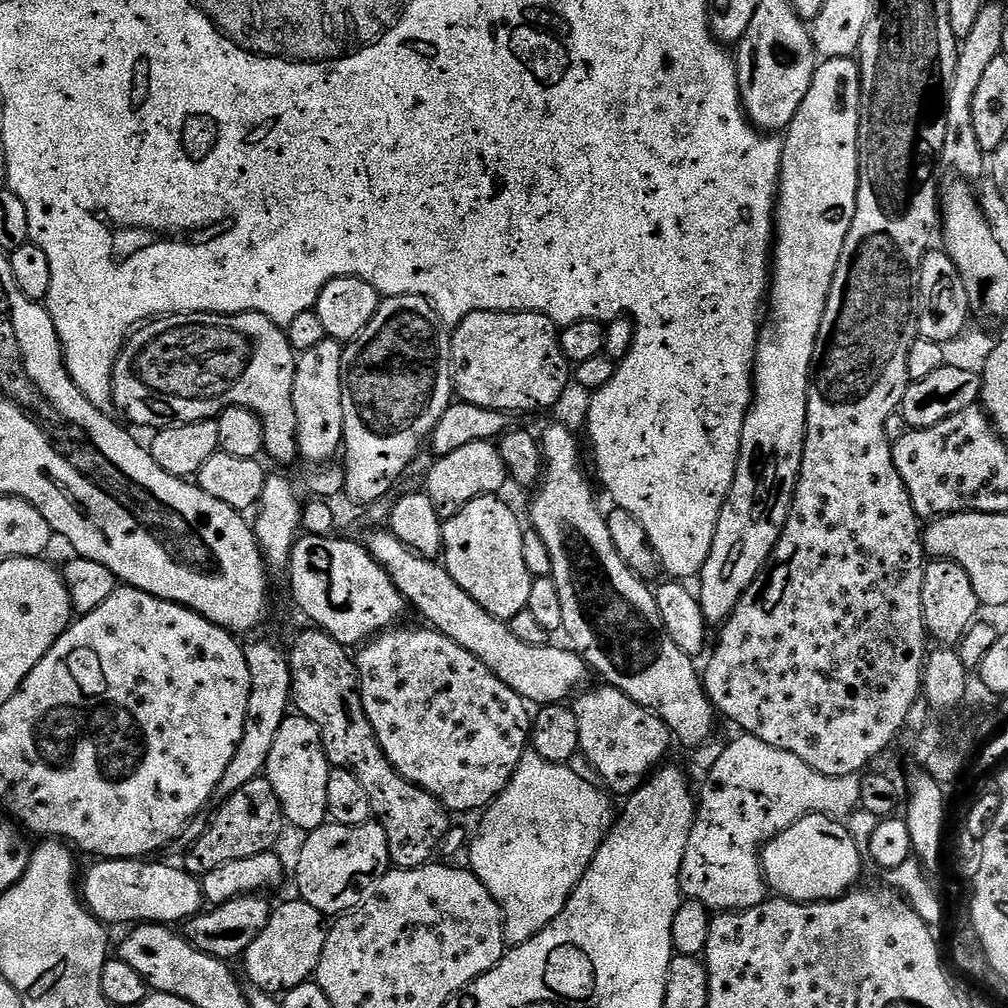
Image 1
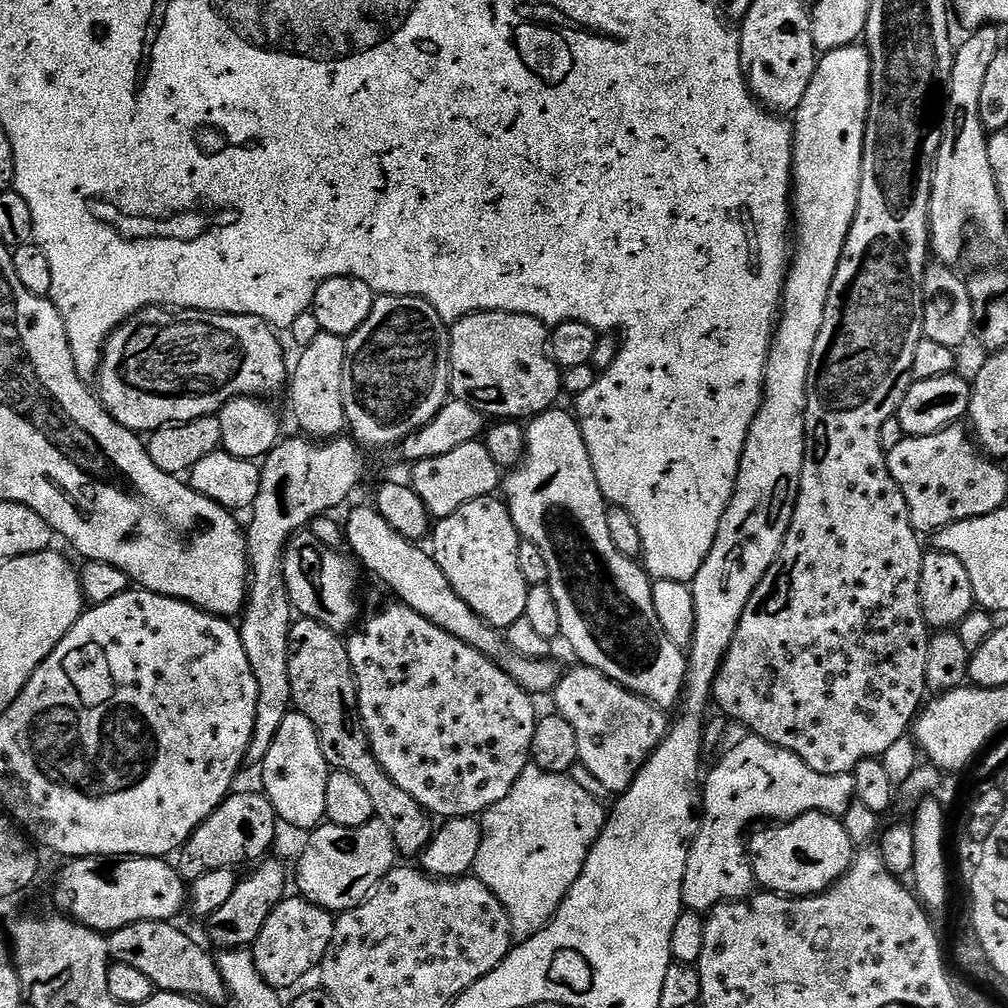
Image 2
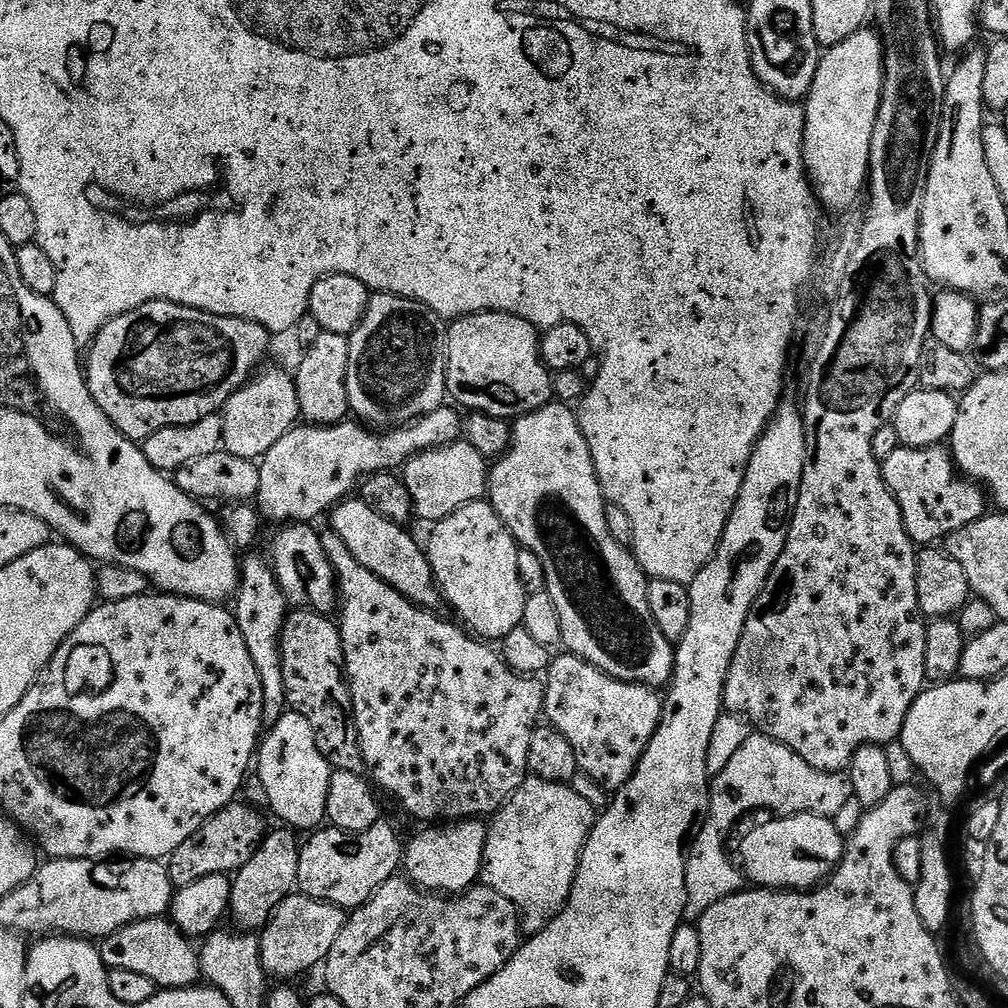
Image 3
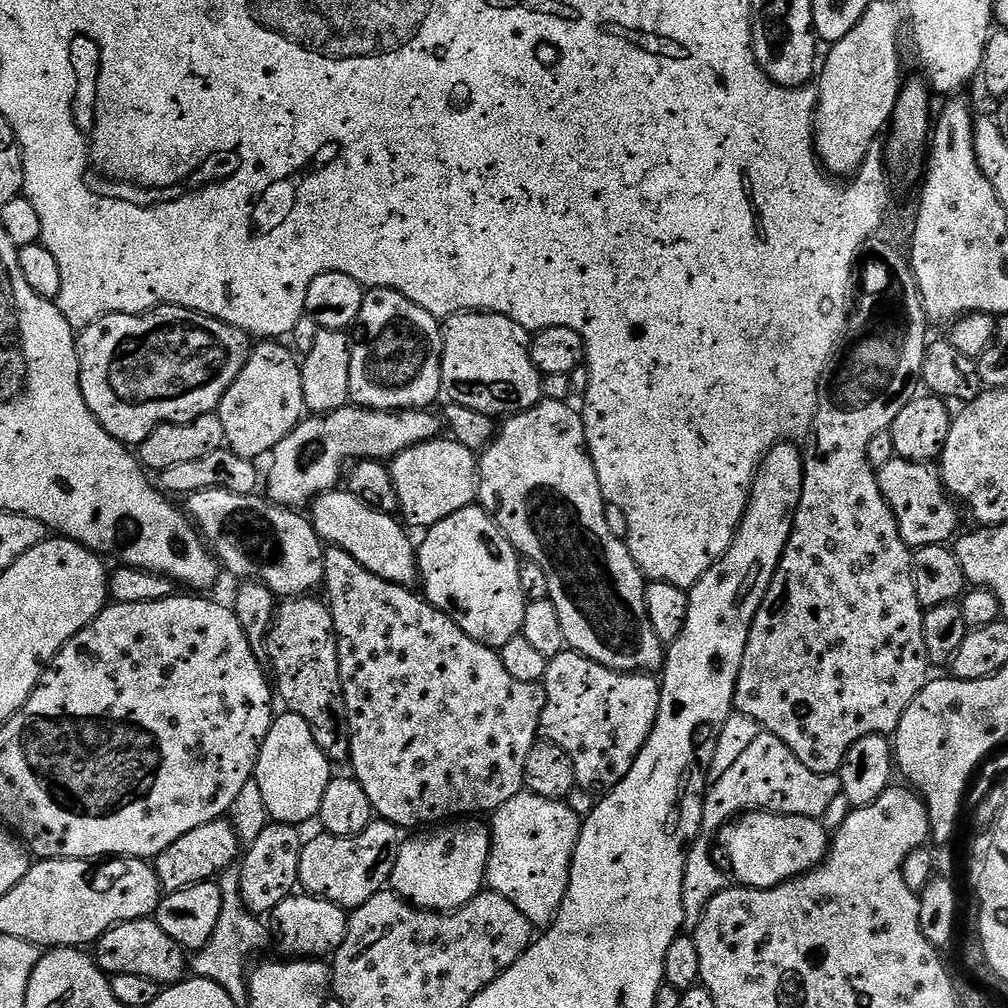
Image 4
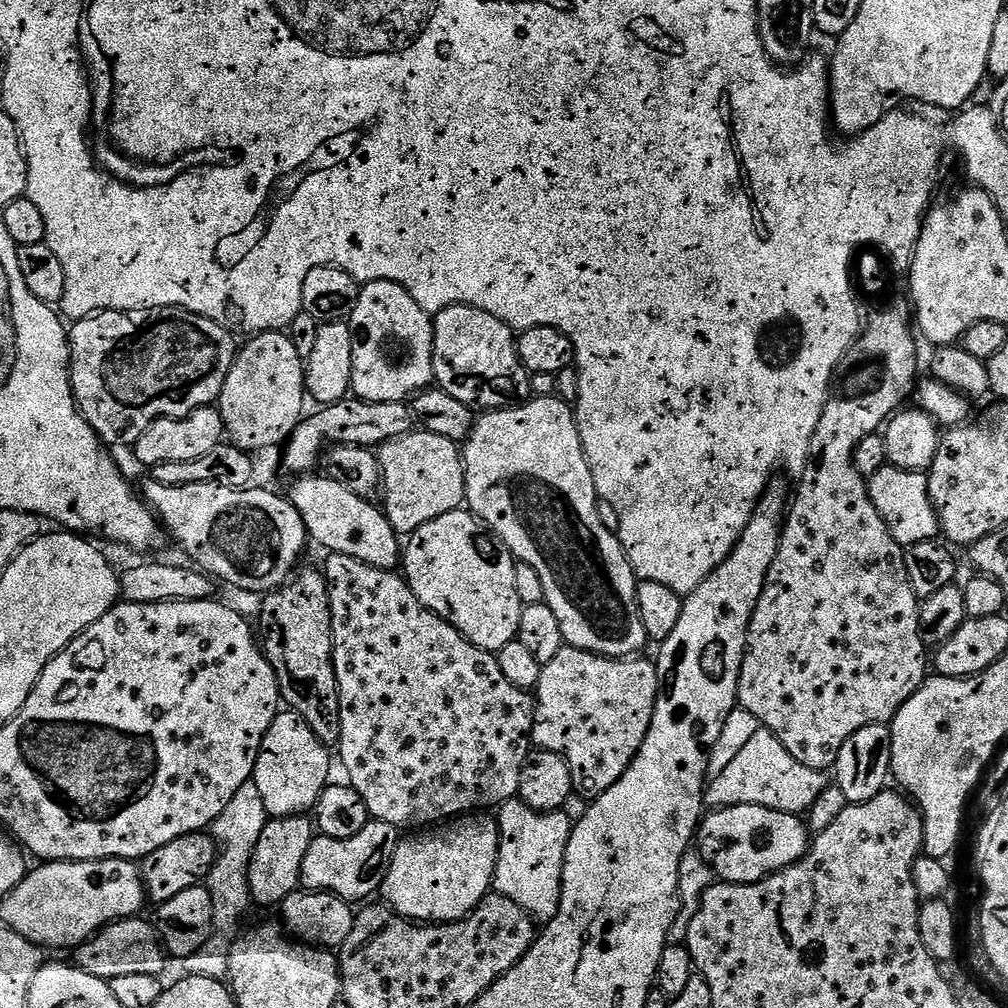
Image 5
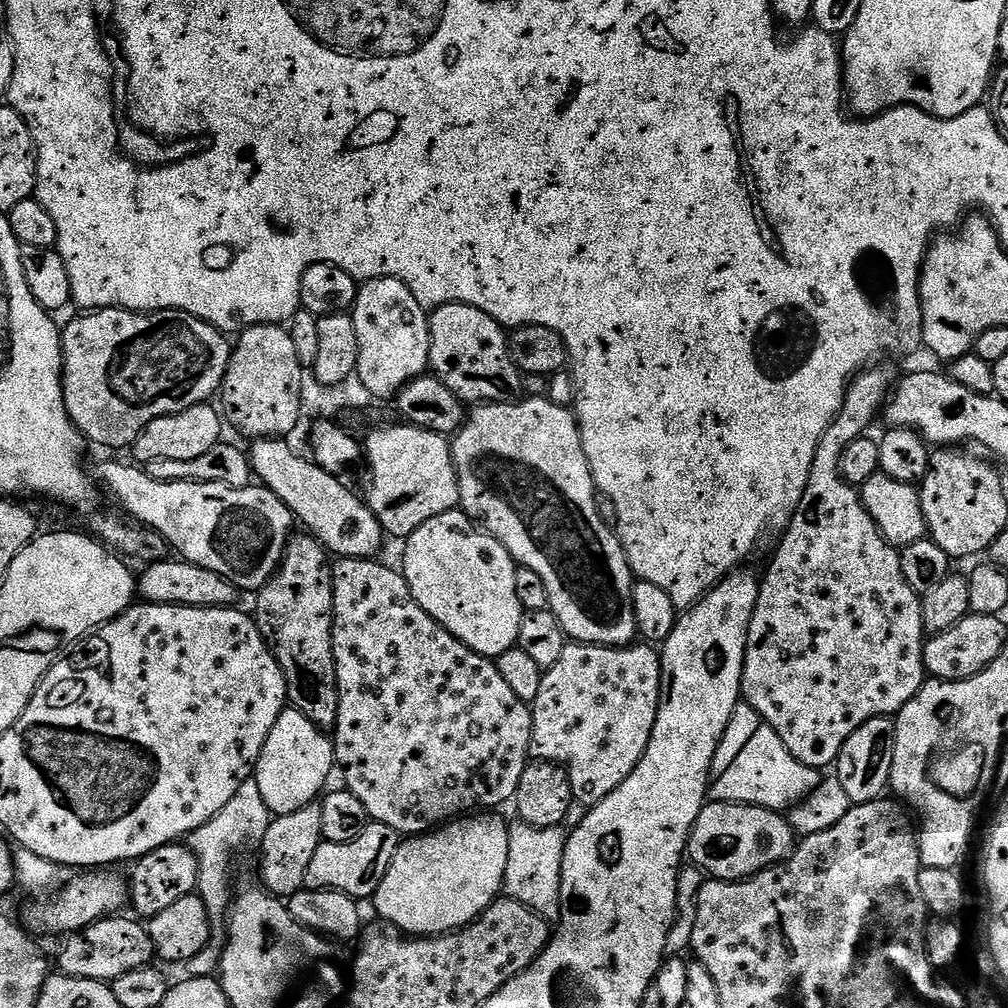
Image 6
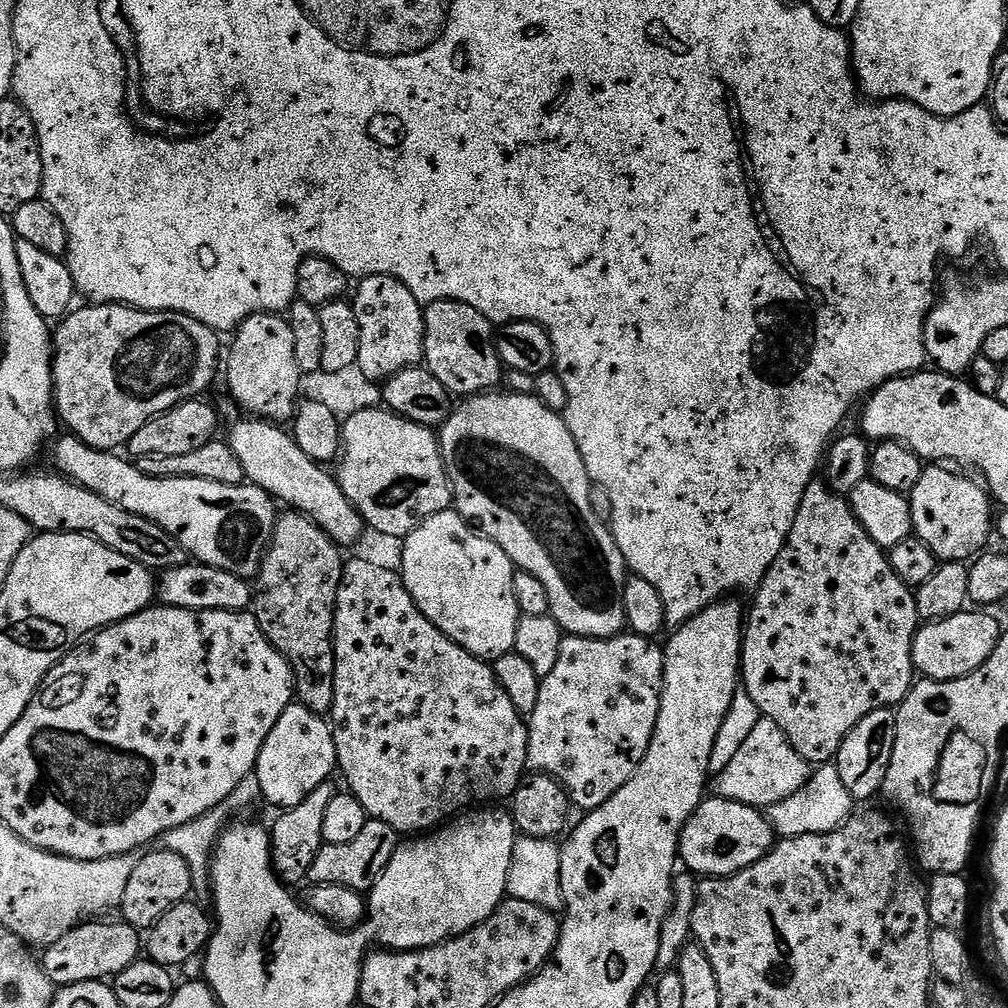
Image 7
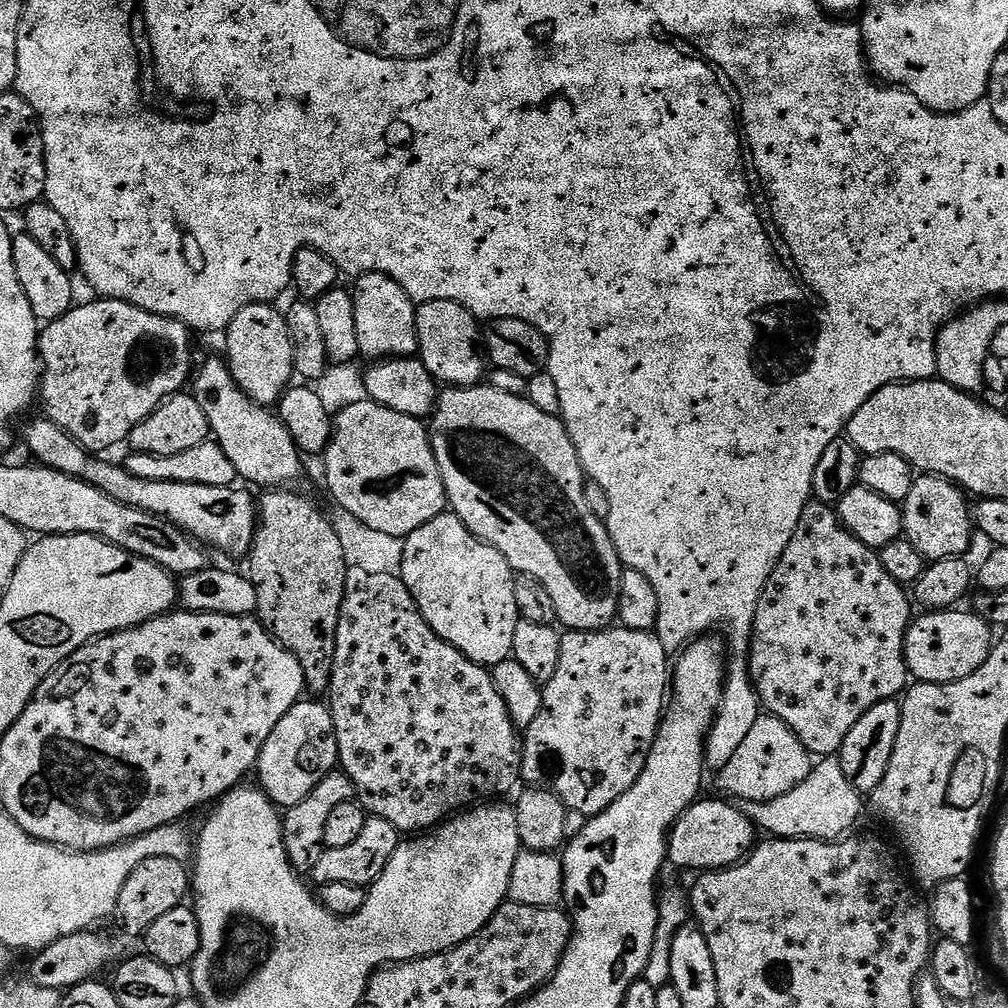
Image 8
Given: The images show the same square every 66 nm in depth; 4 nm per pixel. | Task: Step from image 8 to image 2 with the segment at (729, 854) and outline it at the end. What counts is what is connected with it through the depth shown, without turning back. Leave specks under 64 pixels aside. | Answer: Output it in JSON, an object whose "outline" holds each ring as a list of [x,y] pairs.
{"outline":[[[808,812],[796,820],[777,823],[768,826],[765,832],[747,841],[748,858],[752,861],[752,873],[761,889],[774,892],[789,898],[802,896],[819,896],[827,892],[852,865],[854,845],[850,834],[846,834],[843,823],[837,817],[828,816],[825,812]]]}

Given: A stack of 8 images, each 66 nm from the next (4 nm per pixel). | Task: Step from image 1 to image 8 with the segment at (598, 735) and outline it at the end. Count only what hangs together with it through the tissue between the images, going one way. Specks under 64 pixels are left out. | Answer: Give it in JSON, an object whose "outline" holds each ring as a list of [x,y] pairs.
{"outline":[[[623,626],[603,628],[597,632],[568,630],[561,635],[560,641],[562,650],[558,654],[558,670],[554,670],[554,678],[550,678],[550,682],[543,685],[542,710],[538,710],[538,718],[534,718],[534,722],[530,722],[530,726],[522,732],[520,774],[525,785],[545,788],[546,791],[553,792],[568,807],[568,811],[578,811],[587,818],[591,818],[609,808],[614,802],[618,802],[618,798],[622,798],[622,794],[626,794],[626,790],[630,790],[630,786],[638,782],[638,774],[642,774],[646,766],[646,758],[654,746],[654,738],[658,734],[660,721],[664,719],[666,711],[666,697],[670,692],[670,654],[656,637],[655,631],[630,630]]]}

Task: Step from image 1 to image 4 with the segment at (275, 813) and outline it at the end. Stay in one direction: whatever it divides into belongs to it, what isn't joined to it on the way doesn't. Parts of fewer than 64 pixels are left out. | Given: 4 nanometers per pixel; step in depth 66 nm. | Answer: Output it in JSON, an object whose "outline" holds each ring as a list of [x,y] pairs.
{"outline":[[[228,818],[206,822],[206,826],[198,826],[198,830],[182,834],[182,838],[174,842],[174,846],[166,846],[166,850],[162,850],[162,854],[154,858],[156,877],[161,889],[165,893],[177,892],[186,886],[194,886],[219,877],[221,872],[237,863],[236,844],[238,845],[236,827]]]}

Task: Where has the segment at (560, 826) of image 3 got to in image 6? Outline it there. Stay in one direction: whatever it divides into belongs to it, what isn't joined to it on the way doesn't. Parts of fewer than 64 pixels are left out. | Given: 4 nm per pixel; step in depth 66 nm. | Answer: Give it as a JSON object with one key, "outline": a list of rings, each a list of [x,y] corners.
{"outline":[[[516,822],[509,827],[510,854],[506,858],[503,891],[507,899],[522,902],[530,910],[552,922],[560,915],[560,887],[562,886],[562,858],[568,841],[565,829],[536,828],[532,824]]]}

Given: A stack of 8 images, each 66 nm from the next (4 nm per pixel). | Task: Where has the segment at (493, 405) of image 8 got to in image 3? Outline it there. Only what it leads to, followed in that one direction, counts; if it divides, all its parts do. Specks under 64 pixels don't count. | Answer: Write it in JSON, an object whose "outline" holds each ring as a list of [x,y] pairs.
{"outline":[[[549,402],[546,407],[539,408],[536,412],[531,412],[519,417],[512,424],[512,440],[508,444],[508,451],[491,465],[488,474],[487,499],[492,505],[492,509],[502,518],[502,522],[512,531],[520,548],[529,548],[542,558],[542,570],[546,570],[546,591],[550,598],[554,598],[558,605],[558,618],[562,618],[562,644],[571,655],[581,656],[588,664],[594,665],[598,670],[610,674],[619,680],[625,680],[631,684],[645,684],[648,688],[657,690],[663,689],[672,679],[672,671],[676,665],[676,653],[673,644],[665,638],[662,630],[658,630],[658,622],[654,622],[654,614],[650,614],[650,598],[646,598],[649,577],[644,575],[640,569],[640,563],[625,545],[620,544],[610,534],[610,529],[606,524],[606,501],[604,492],[600,489],[596,467],[590,454],[590,446],[580,429],[580,417],[567,403]]]}

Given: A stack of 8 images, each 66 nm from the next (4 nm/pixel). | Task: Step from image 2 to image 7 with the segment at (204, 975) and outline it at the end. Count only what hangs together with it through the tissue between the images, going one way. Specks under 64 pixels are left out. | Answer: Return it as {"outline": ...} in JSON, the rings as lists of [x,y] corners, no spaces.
{"outline":[[[100,922],[79,924],[77,928],[70,930],[70,934],[62,934],[62,938],[58,938],[58,942],[43,949],[44,973],[57,989],[91,980],[103,981],[105,978],[115,978],[119,972],[126,970],[126,966],[141,959],[142,936],[137,929],[123,922],[117,922],[117,924],[96,923]]]}

